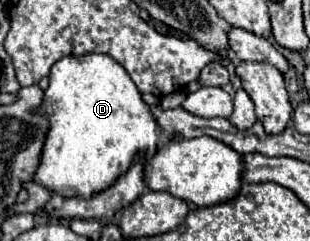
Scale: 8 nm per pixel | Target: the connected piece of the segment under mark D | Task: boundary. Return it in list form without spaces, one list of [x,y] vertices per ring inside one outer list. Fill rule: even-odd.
[[[107,53],[67,55],[53,63],[49,73],[49,87],[43,93],[41,105],[35,109],[49,121],[47,139],[41,151],[41,163],[33,173],[33,183],[45,187],[53,195],[91,199],[99,191],[111,187],[123,175],[133,161],[157,147],[157,121],[149,105],[141,99],[141,93],[129,73]]]

